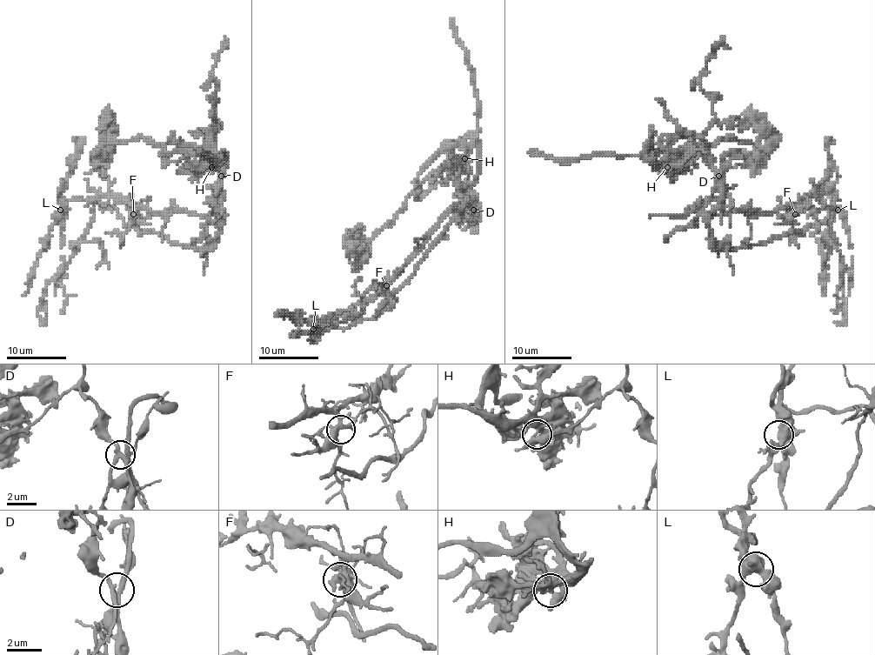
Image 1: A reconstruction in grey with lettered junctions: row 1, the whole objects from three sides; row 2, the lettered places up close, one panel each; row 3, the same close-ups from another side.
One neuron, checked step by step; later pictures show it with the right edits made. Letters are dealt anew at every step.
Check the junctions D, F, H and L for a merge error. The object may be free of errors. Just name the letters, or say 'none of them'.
H

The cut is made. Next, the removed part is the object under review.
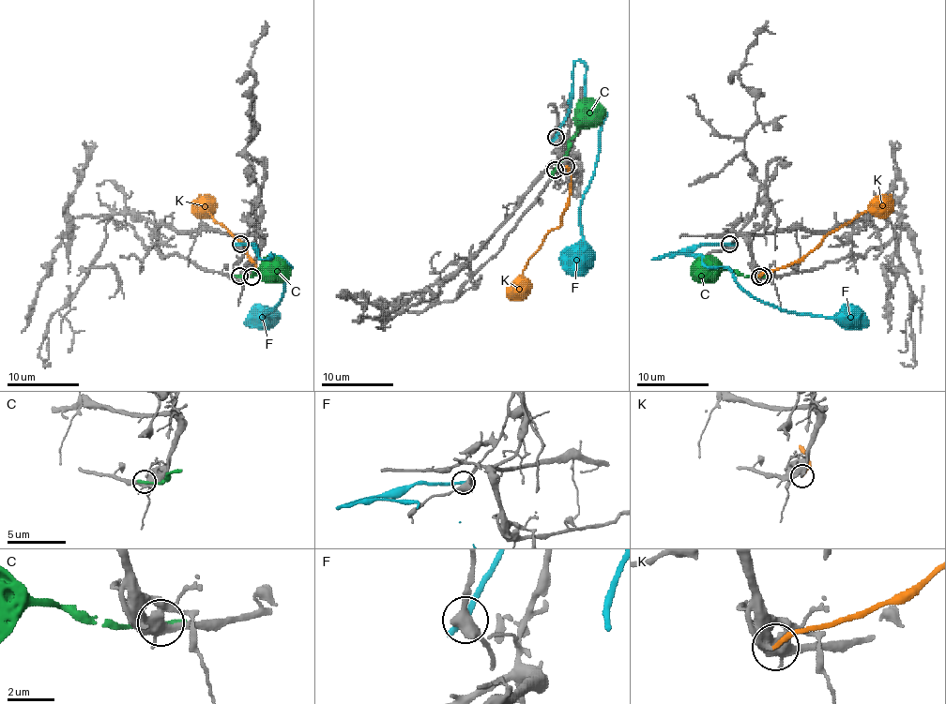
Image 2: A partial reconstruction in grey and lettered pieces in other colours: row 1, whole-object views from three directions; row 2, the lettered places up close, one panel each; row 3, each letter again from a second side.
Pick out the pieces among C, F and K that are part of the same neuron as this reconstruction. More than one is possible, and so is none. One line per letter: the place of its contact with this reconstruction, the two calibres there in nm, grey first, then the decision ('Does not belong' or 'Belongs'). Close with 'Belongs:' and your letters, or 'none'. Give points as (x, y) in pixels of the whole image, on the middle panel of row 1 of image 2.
C: Touches grey at (555, 170). Thickness 420 nm (grey) against 320 nm. Does not belong
F: Touches grey at (556, 137). Thickness 400 nm (grey) against 320 nm. Does not belong
K: Touches grey at (566, 166). Thickness 320 nm (grey) against 220 nm. Belongs
Belongs: K

